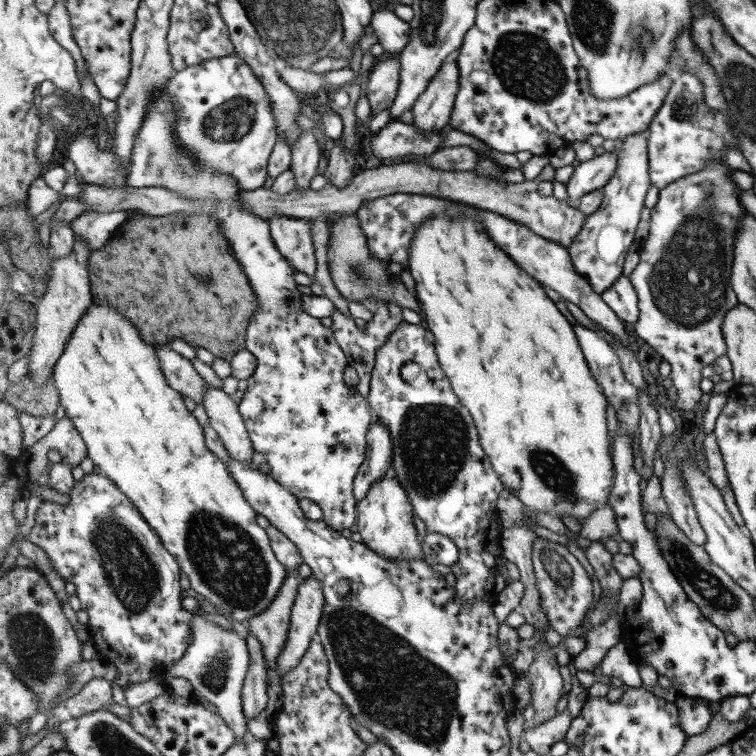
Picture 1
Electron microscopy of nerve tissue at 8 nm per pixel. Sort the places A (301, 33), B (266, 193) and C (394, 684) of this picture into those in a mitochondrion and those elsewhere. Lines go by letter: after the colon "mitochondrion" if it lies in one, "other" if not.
A: mitochondrion
B: other
C: mitochondrion

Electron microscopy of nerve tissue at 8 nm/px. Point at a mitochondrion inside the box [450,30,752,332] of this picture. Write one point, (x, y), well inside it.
(527, 64)

